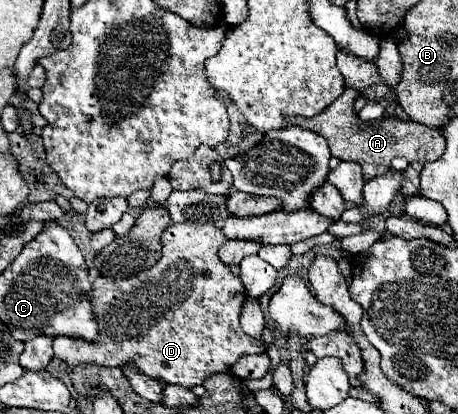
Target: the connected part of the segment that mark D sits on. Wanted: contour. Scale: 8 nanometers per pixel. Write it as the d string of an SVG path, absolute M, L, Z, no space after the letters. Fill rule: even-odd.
M172 223L162 233L160 241L164 245L162 257L154 267L124 281L110 281L102 275L94 279L90 299L98 313L100 339L96 343L86 343L84 339L76 337L56 337L56 359L66 363L68 367L118 367L128 361L134 361L148 377L190 389L194 385L202 385L204 379L216 371L228 371L238 357L264 351L262 341L248 337L240 329L238 317L246 299L246 291L240 277L232 275L232 271L224 267L224 263L220 263L218 259L218 247L226 241L224 233L214 223Z

